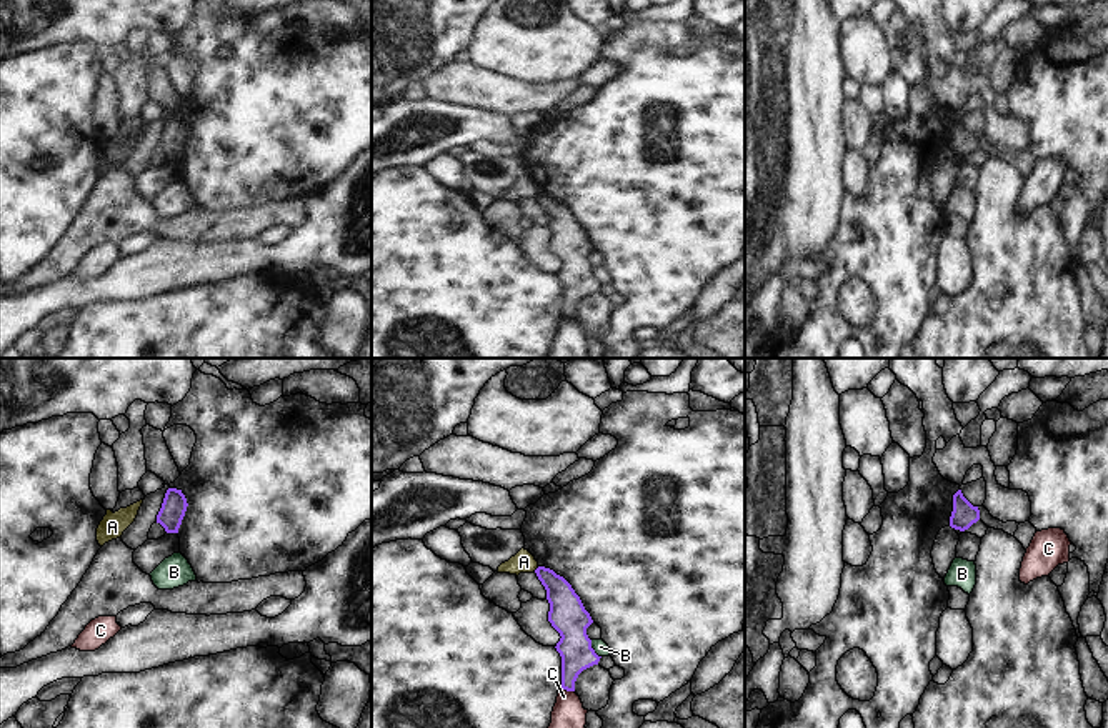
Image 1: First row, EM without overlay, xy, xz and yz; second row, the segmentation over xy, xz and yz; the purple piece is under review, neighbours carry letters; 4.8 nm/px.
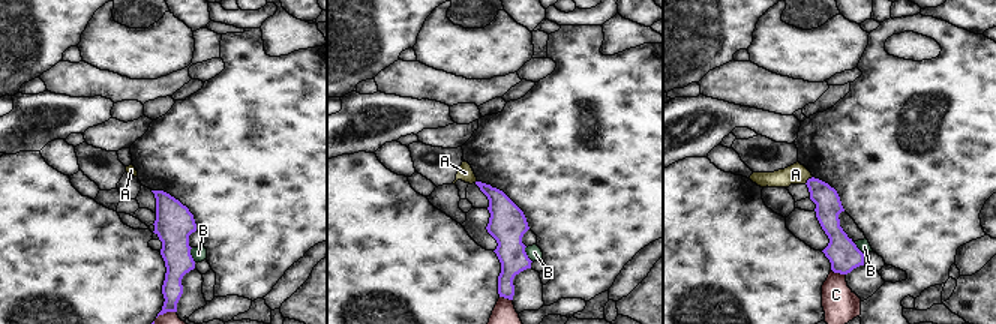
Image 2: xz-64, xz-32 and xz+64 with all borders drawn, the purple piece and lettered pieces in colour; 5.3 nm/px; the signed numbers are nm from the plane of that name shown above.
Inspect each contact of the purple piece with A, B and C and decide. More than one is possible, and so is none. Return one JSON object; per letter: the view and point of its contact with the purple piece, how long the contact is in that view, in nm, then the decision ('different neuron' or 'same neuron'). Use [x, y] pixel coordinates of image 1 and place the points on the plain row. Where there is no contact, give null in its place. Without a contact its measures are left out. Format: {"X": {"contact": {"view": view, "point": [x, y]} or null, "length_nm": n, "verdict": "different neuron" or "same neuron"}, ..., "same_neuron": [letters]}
{"A": {"contact": {"view": "xz", "point": [535, 197]}, "length_nm": 40, "verdict": "different neuron"}, "B": {"contact": {"view": "xz", "point": [592, 275]}, "length_nm": 100, "verdict": "different neuron"}, "C": {"contact": {"view": "xz", "point": [568, 317]}, "length_nm": 70, "verdict": "different neuron"}, "same_neuron": []}

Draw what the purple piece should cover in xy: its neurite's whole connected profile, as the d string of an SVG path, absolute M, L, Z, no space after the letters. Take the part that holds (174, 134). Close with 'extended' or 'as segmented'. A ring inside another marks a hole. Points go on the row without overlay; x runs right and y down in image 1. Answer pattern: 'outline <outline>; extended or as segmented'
outline M168 115L157 142L157 150L160 150L167 160L178 160L187 133L188 130L182 117Z; as segmented

